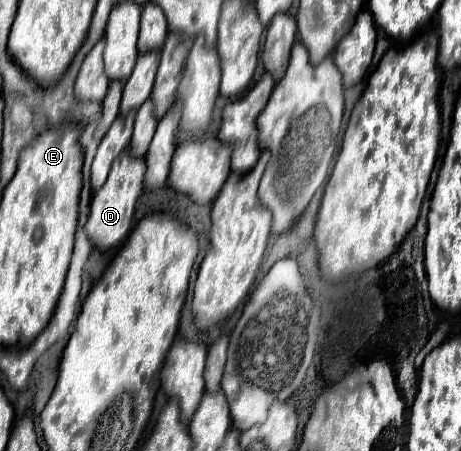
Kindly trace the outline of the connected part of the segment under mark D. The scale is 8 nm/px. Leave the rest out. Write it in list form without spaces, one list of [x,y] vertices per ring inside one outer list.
[[[126,151],[112,163],[110,175],[104,183],[102,189],[98,189],[92,197],[92,205],[90,205],[90,217],[86,221],[86,233],[90,237],[90,241],[98,247],[98,249],[110,249],[116,247],[124,241],[124,237],[128,235],[130,227],[132,227],[132,215],[134,215],[134,207],[136,201],[142,193],[142,181],[144,181],[144,173],[146,173],[146,163],[144,159],[132,159]]]

